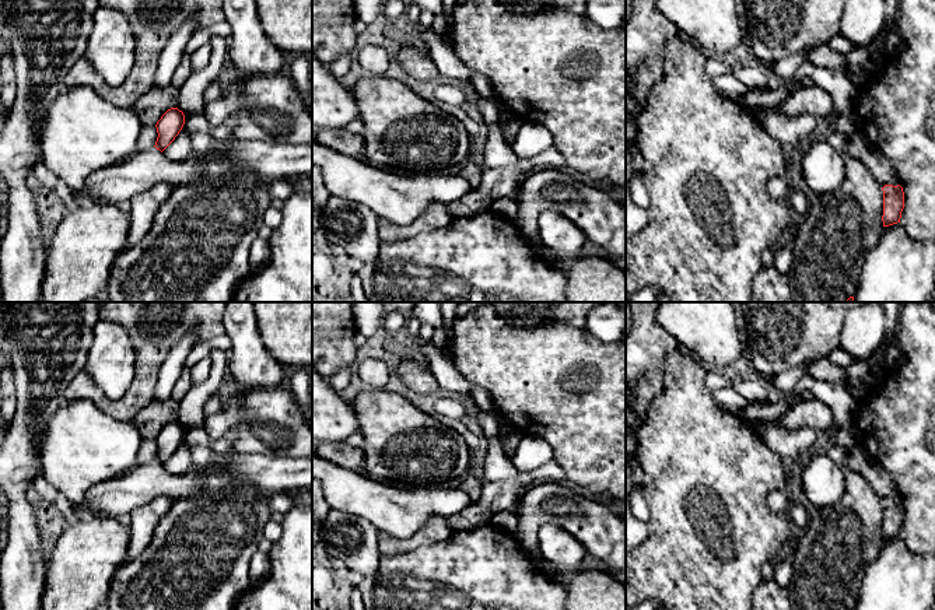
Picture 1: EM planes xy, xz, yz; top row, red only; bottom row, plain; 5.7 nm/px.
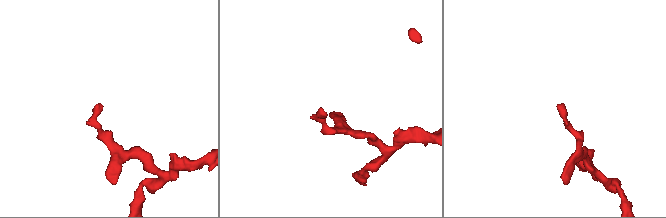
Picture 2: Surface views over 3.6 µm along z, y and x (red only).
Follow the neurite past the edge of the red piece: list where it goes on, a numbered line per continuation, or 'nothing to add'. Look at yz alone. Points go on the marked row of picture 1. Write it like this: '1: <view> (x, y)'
nothing to add

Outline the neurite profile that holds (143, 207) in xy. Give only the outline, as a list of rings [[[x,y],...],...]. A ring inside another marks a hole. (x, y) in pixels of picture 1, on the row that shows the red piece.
[[[157,183],[130,199],[130,228],[127,245],[137,243],[150,229],[158,208],[168,200],[172,186]]]

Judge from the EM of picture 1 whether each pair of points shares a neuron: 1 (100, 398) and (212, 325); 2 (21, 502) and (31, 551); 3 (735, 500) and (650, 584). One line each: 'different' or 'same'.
1: same
2: same
3: same

